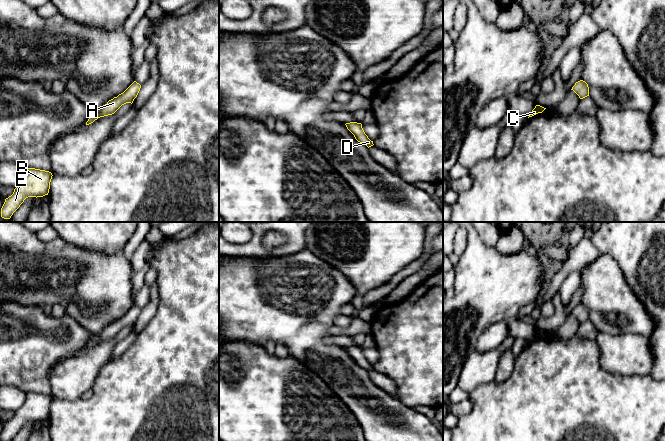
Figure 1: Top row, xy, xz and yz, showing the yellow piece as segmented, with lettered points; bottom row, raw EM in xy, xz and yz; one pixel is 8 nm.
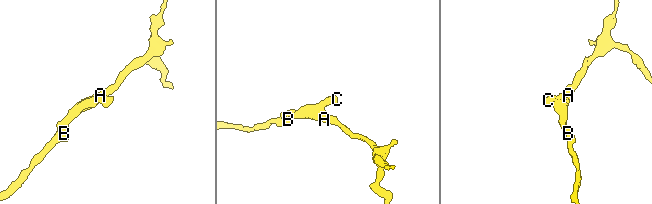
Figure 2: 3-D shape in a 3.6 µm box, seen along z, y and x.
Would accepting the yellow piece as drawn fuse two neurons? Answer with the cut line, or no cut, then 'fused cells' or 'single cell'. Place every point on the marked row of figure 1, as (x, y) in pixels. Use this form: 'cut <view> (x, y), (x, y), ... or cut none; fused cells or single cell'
cut none; single cell

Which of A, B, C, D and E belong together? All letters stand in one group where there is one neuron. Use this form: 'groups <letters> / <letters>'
groups A B C D E

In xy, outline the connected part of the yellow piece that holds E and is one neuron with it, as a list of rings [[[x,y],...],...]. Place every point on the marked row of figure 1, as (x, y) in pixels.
[[[28,168],[24,180],[14,189],[11,196],[5,199],[1,208],[1,217],[10,219],[13,213],[28,197],[48,195],[52,173],[45,170]]]

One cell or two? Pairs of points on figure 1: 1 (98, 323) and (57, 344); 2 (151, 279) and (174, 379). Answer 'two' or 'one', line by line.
1: two
2: two

